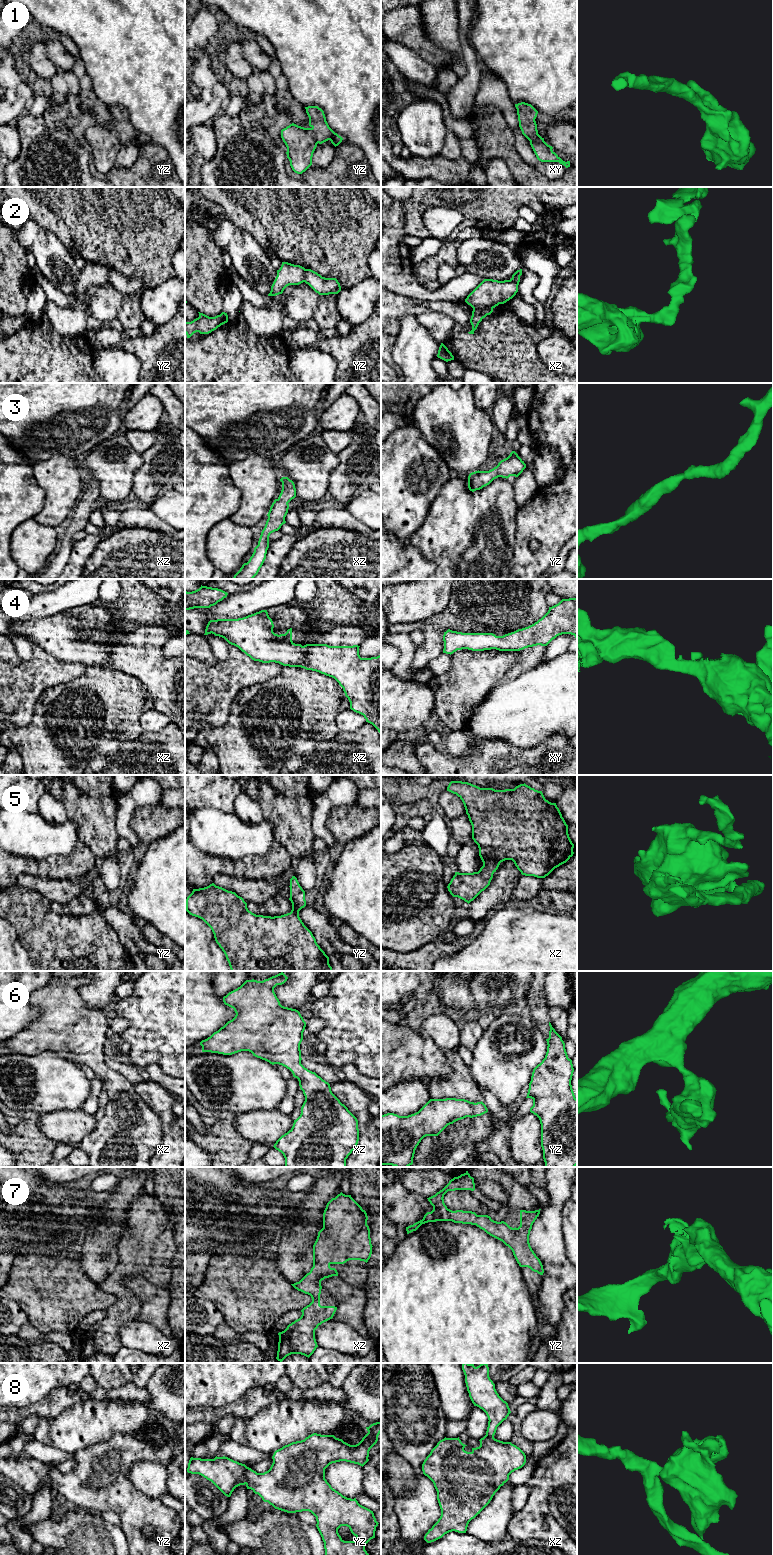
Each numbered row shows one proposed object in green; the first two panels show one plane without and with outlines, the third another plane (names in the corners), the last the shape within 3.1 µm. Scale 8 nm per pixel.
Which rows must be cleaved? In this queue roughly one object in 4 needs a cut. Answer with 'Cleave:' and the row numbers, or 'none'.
Cleave: none

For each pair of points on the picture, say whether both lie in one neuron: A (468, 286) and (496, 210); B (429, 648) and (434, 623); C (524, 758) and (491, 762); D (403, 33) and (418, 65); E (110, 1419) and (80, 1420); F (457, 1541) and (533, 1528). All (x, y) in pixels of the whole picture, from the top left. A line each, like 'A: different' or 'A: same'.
A: different
B: same
C: same
D: different
E: same
F: different

